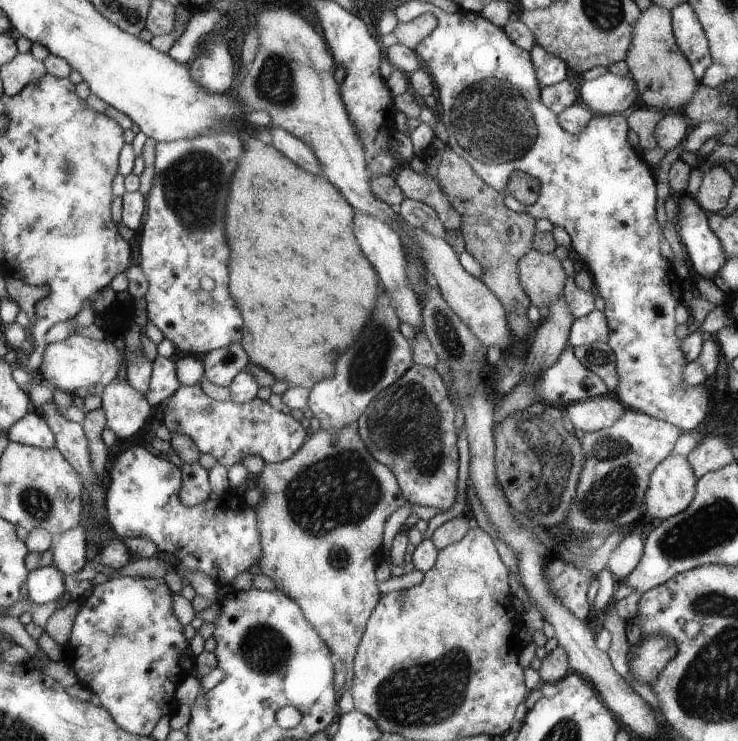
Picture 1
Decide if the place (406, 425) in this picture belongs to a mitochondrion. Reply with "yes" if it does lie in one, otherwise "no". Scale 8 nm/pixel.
yes

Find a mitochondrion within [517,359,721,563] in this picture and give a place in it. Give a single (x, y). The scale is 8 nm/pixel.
(614, 493)

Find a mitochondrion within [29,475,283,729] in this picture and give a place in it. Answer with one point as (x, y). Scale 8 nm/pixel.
(116, 628)

